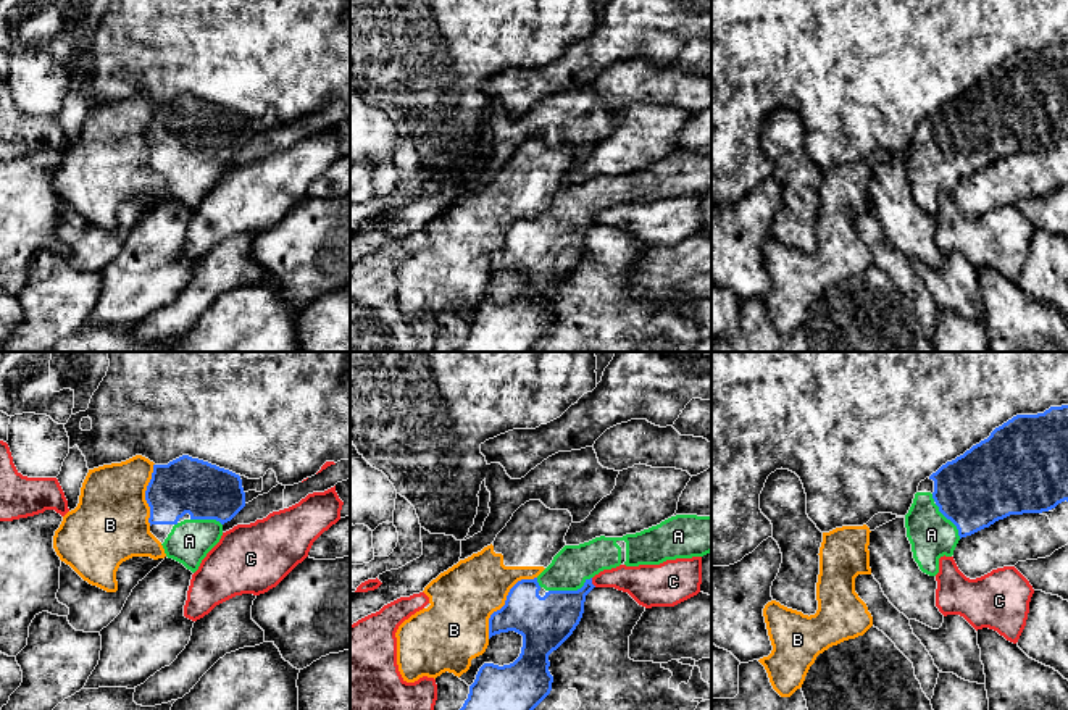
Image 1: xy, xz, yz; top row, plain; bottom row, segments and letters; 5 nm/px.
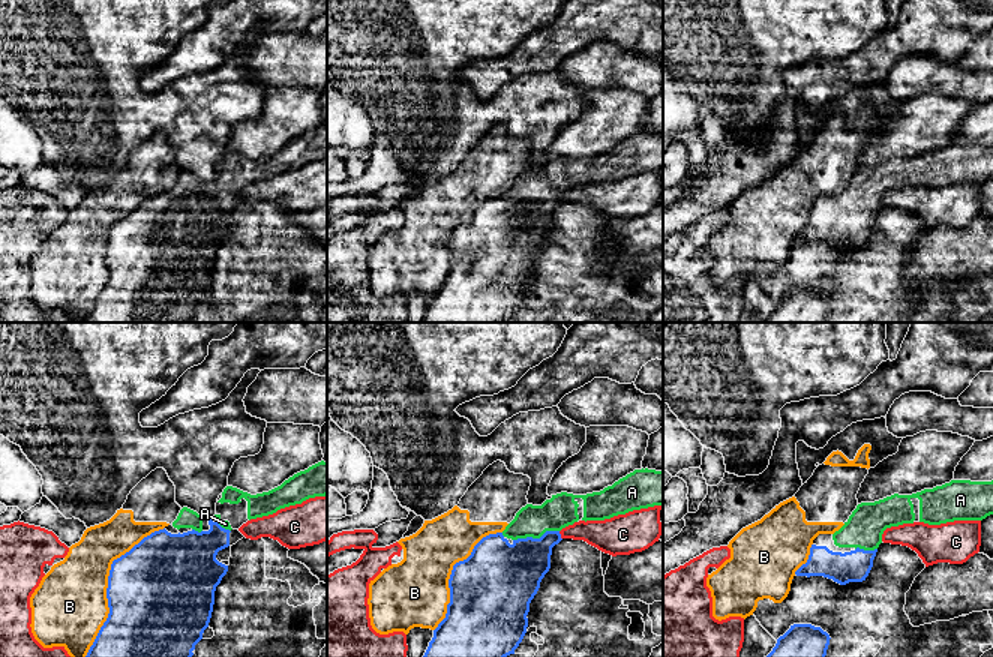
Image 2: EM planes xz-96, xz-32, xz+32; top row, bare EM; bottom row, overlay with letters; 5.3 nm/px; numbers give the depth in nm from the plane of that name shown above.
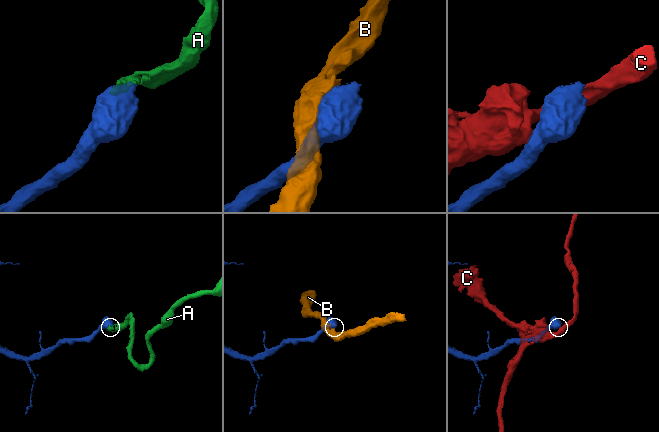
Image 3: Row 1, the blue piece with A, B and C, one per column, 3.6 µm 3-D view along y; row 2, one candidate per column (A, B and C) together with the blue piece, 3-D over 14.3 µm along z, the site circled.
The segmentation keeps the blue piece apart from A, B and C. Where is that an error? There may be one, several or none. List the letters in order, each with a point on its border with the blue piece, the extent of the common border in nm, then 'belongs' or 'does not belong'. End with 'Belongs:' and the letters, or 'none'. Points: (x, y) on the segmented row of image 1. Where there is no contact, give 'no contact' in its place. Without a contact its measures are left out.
A: xz (570, 591) | 220 nm | belongs
B: xz (505, 602) | 400 nm | does not belong
C: xz (591, 583) | 50 nm | does not belong
Belongs: A

